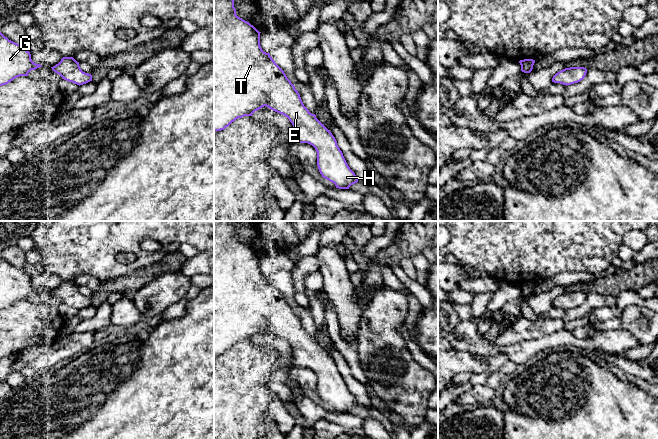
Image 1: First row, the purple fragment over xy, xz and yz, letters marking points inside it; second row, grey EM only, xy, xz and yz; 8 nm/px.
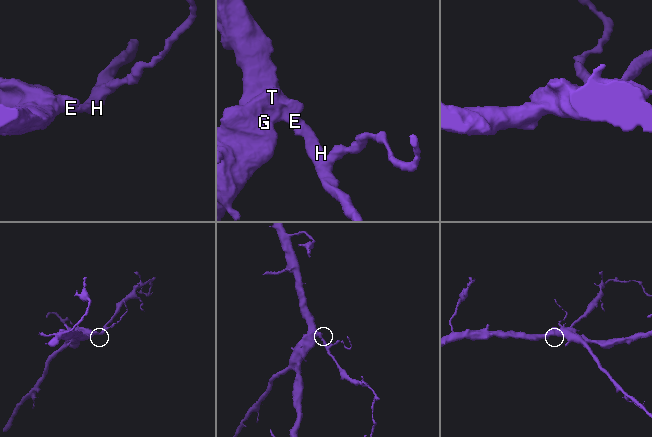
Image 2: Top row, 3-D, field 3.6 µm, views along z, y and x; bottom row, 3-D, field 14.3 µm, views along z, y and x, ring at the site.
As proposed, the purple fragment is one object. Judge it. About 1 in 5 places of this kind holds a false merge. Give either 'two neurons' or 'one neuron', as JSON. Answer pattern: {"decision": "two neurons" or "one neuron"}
{"decision": "one neuron"}

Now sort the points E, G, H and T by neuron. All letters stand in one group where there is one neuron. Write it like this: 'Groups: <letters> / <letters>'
Groups: E G H T

